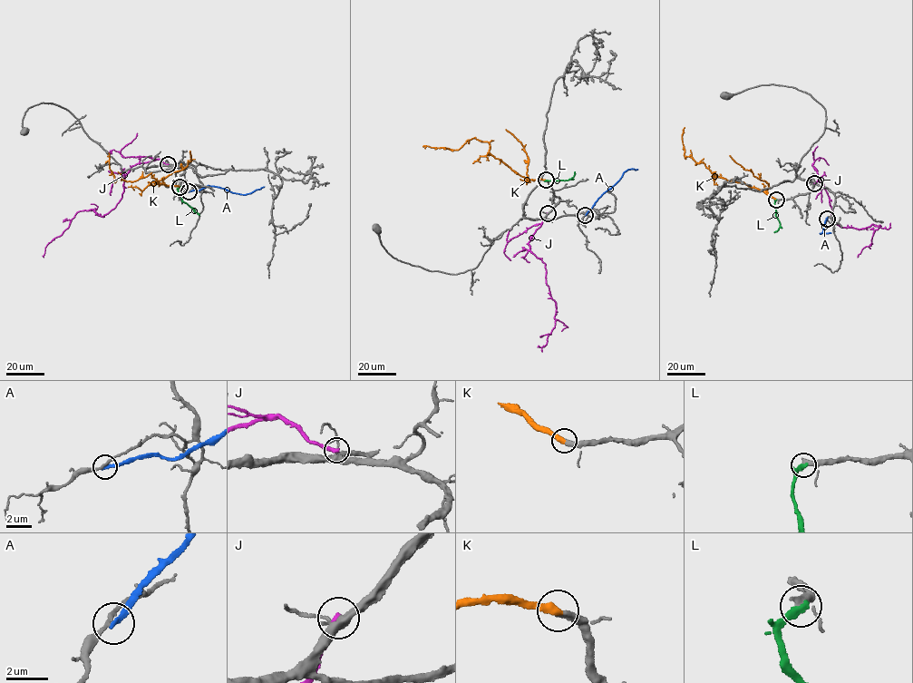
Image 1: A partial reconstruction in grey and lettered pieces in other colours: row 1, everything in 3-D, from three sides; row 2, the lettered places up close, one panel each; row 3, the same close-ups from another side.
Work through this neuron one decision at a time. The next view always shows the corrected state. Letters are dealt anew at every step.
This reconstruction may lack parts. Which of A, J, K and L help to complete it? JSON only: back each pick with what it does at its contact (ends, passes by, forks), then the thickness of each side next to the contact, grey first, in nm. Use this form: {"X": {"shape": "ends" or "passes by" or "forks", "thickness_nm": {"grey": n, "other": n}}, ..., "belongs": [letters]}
{"K": {"shape": "ends", "thickness_nm": {"grey": 280, "other": 400}}, "belongs": ["K"]}

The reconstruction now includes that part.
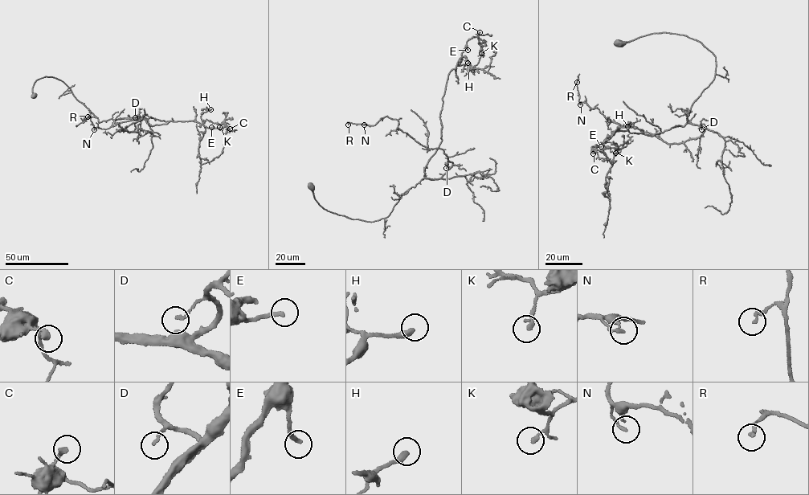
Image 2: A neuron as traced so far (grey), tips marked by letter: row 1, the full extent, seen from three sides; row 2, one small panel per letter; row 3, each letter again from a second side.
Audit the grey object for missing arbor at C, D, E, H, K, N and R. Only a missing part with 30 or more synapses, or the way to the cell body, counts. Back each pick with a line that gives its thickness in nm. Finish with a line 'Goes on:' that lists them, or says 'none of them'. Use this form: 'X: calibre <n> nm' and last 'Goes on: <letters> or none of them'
E: calibre 200 nm
H: calibre 320 nm
Goes on: E, H

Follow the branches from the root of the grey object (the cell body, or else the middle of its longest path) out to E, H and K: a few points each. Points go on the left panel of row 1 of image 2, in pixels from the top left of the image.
E: (33, 94), (36, 80), (52, 76), (63, 81), (100, 122), (141, 119), (153, 126), (193, 120), (211, 127)
H: (33, 94), (36, 80), (56, 78), (100, 122), (202, 124), (202, 114), (210, 109)
K: (33, 94), (36, 80), (52, 76), (100, 122), (219, 127)

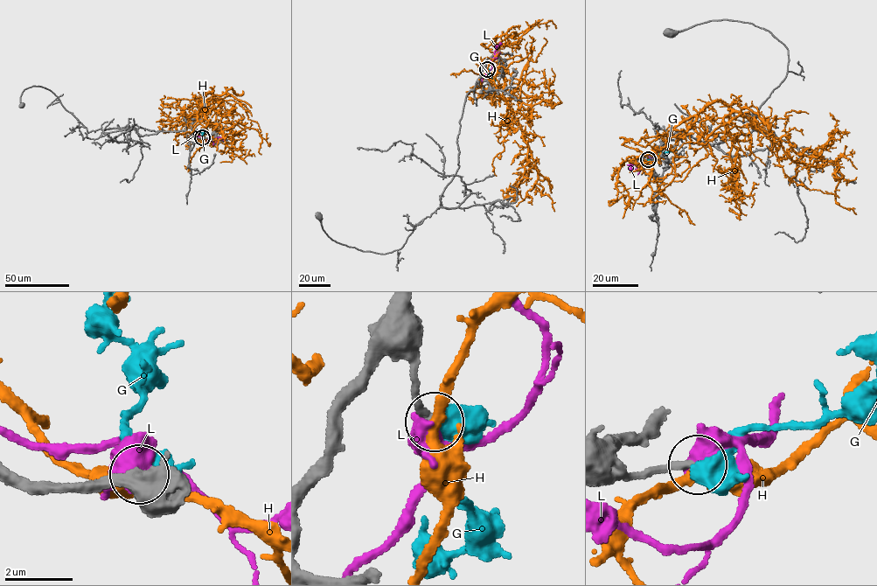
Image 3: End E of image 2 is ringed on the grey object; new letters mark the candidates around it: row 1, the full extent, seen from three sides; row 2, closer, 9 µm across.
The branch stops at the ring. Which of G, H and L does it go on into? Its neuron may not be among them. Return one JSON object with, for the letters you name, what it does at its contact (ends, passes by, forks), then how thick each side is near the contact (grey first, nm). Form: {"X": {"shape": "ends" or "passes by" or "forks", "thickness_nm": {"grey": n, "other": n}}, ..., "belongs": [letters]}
{"G": {"shape": "passes by", "thickness_nm": {"grey": 220, "other": 440}}, "belongs": ["G"]}

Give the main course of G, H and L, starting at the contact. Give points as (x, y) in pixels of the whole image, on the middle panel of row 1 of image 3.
G: (486, 70), (495, 80)
H: (487, 69), (478, 85), (506, 101), (535, 163), (541, 194), (552, 200), (554, 212)
L: (486, 69), (491, 67), (490, 62), (500, 42)

